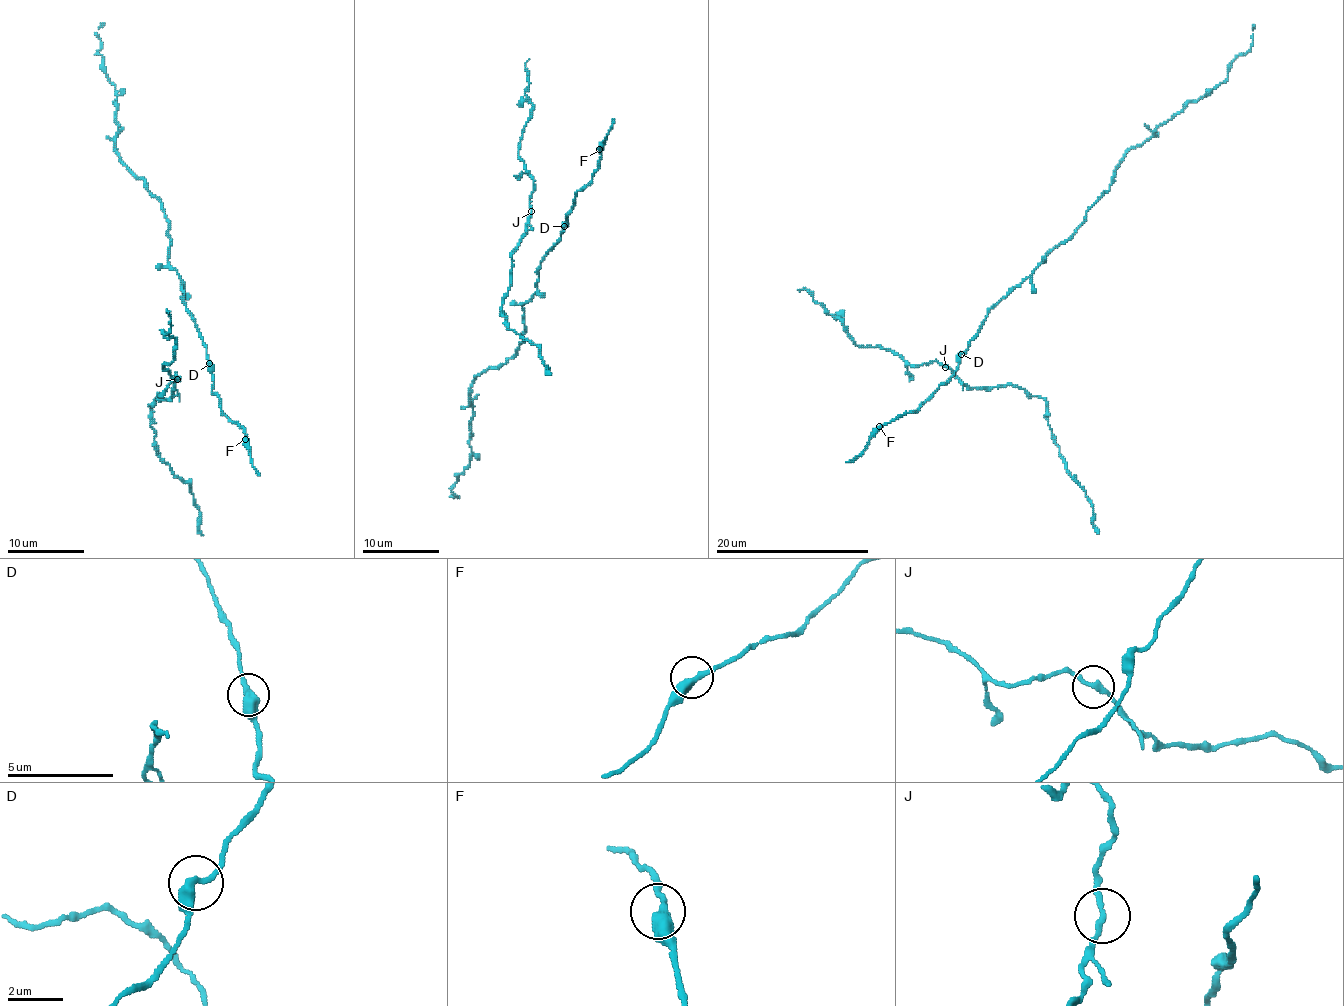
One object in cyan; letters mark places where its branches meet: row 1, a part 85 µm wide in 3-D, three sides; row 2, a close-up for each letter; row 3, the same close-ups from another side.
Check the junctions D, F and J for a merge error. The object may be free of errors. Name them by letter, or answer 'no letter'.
no letter

